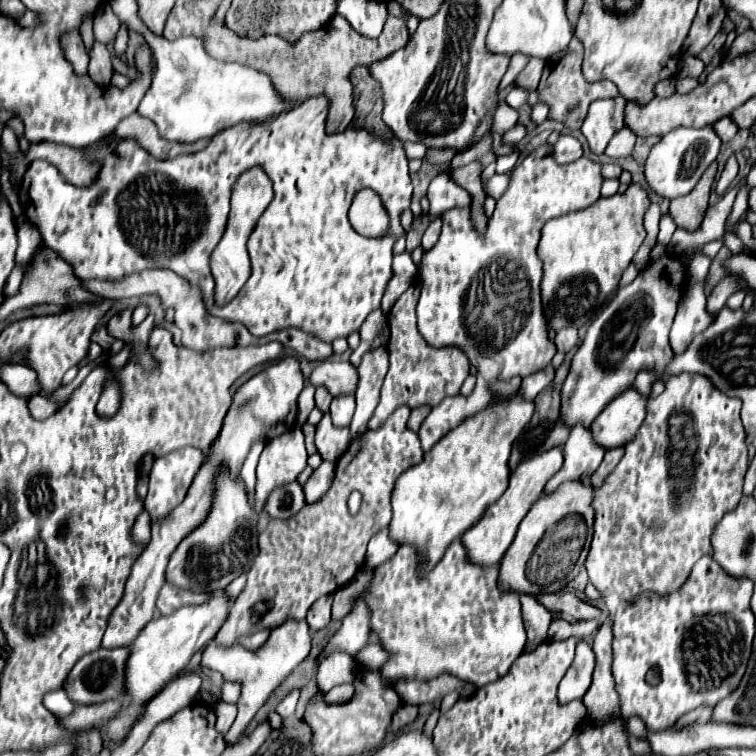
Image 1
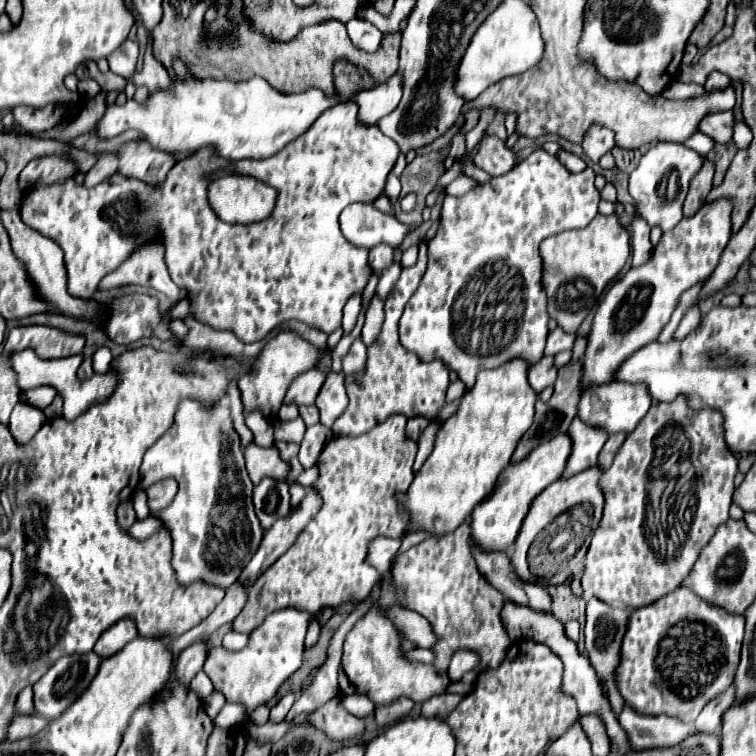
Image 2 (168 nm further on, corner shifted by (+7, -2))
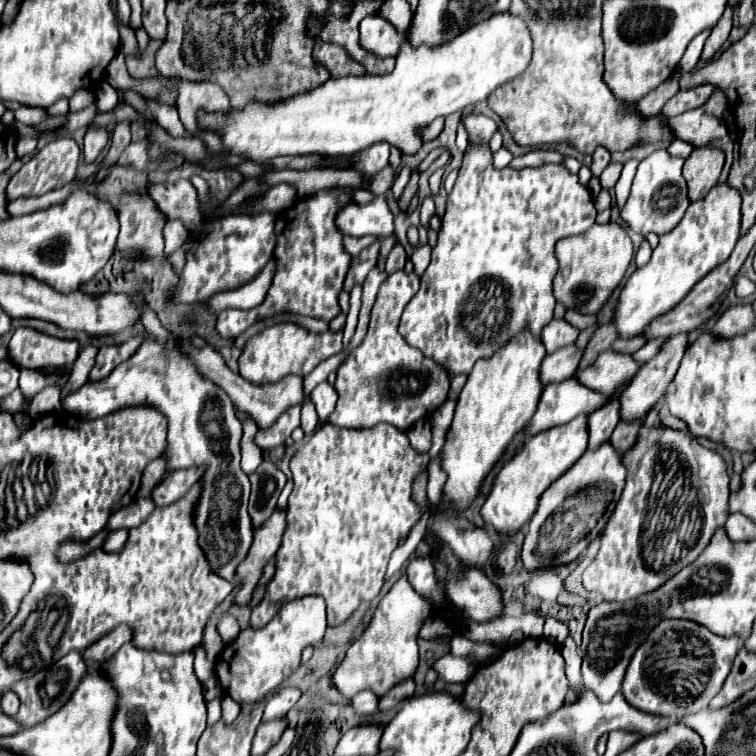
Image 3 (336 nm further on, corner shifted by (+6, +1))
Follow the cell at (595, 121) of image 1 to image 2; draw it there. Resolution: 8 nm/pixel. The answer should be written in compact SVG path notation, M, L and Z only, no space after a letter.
M594 126L592 130L588 130L588 134L584 136L582 148L586 152L586 156L592 162L598 162L608 150L614 148L614 134L612 130L604 128L604 126Z

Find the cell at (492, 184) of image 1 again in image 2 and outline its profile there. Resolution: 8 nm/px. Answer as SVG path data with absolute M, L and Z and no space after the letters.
M461 175L452 184L448 184L446 186L446 194L450 194L450 196L462 196L462 194L466 194L466 192L472 192L478 186L478 182L475 180Z

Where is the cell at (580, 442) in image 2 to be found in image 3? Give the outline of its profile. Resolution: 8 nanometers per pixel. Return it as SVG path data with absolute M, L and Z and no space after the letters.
M621 383L621 387L617 387L617 391L613 391L613 395L609 397L609 403L589 415L589 449L597 449L601 443L609 441L615 425L621 421L617 395L621 395L627 385L629 383Z

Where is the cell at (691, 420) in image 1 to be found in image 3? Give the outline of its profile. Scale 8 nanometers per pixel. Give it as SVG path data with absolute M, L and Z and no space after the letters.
M657 423L649 429L647 437L639 437L639 441L623 455L623 463L627 467L625 491L607 521L595 561L583 573L585 589L599 591L607 601L635 599L661 587L667 579L701 555L713 533L723 527L729 517L727 465L715 451L701 447L689 435Z

